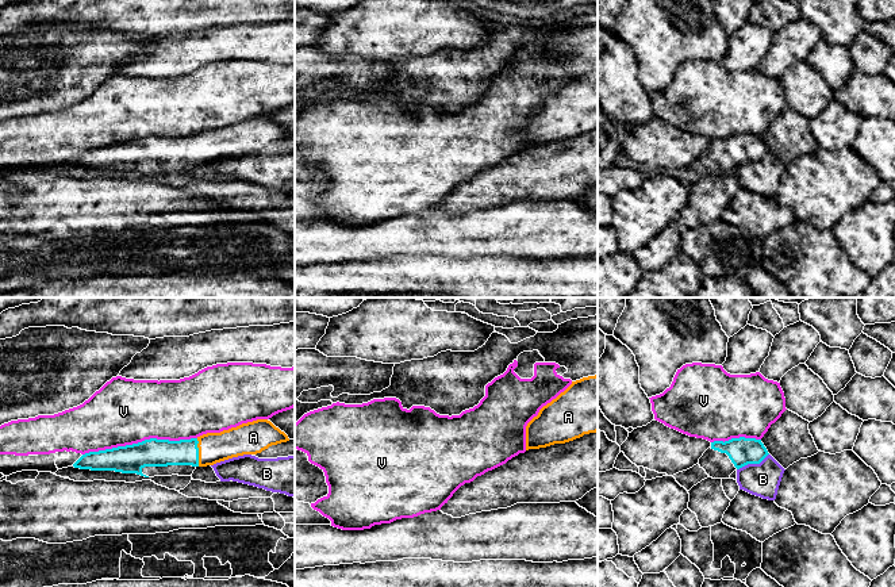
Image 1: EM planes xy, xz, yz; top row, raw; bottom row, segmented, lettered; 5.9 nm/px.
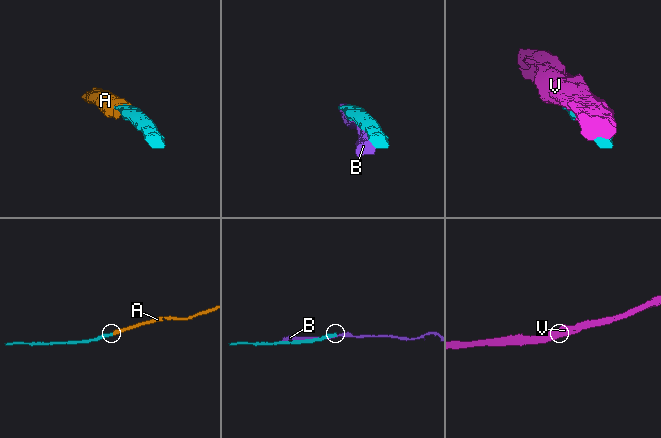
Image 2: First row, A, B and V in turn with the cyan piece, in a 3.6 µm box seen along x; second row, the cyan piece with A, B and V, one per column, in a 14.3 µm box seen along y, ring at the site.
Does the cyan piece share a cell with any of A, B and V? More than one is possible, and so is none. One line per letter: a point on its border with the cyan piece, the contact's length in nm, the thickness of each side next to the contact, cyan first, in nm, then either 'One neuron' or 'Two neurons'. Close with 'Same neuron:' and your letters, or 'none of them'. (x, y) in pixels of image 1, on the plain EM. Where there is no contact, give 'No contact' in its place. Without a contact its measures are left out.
A: Touches cyan at xy (198, 149). Shared border 170 nm. Thickness 160 nm (cyan) against 180 nm. One neuron
B: Touches cyan at yz (752, 160). Shared border 220 nm. Thickness 160 nm (cyan) against 200 nm. Two neurons
V: Touches cyan at xy (139, 139). Shared border 700 nm. Thickness 170 nm (cyan) against 400 nm. Two neurons
Same neuron: A

